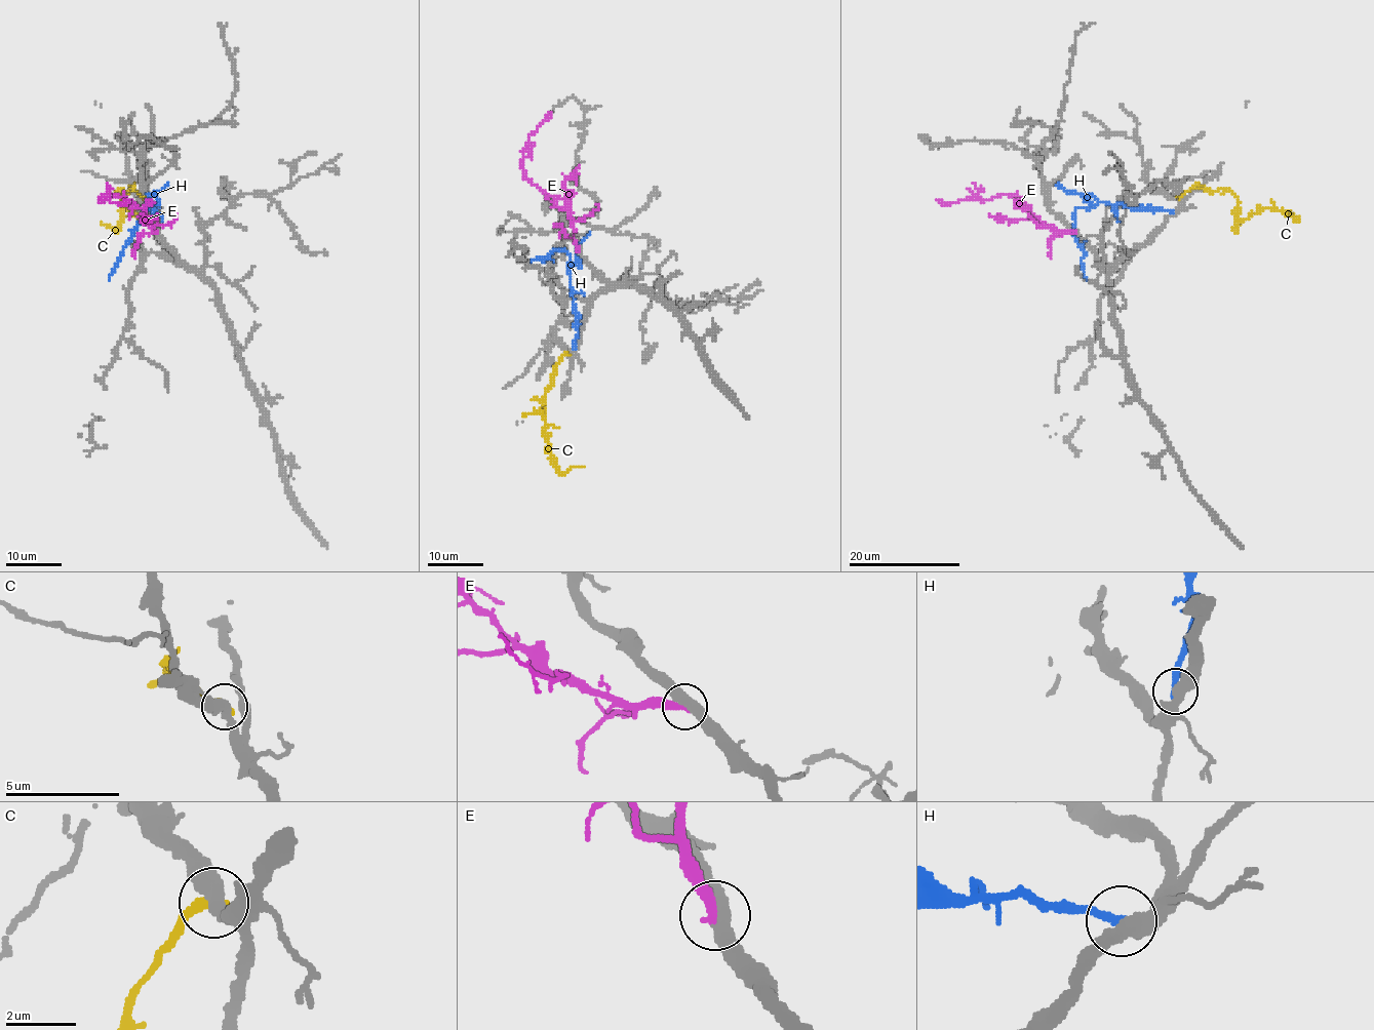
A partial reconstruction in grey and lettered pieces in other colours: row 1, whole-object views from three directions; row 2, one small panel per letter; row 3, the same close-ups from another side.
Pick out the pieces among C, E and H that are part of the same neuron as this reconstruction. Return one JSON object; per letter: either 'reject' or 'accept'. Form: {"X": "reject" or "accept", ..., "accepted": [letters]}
{"C": "reject", "E": "accept", "H": "reject", "accepted": ["E"]}

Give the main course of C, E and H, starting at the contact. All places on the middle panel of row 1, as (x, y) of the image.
C: (566, 354), (554, 369), (552, 385), (544, 394), (543, 434), (557, 470), (561, 473), (572, 467), (583, 467)
E: (578, 249), (567, 204), (542, 191), (526, 176), (520, 164), (527, 137), (551, 111)
H: (574, 348), (578, 315), (570, 284), (567, 253), (554, 250), (544, 261), (537, 258), (531, 263)

